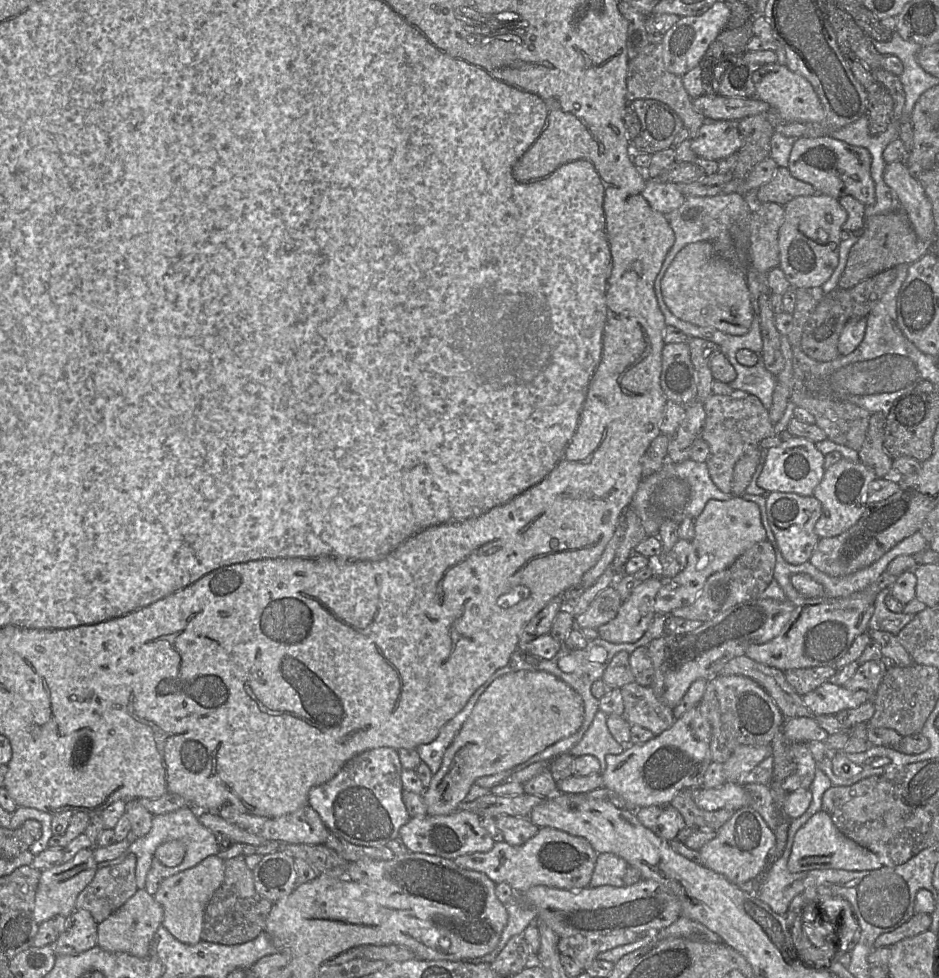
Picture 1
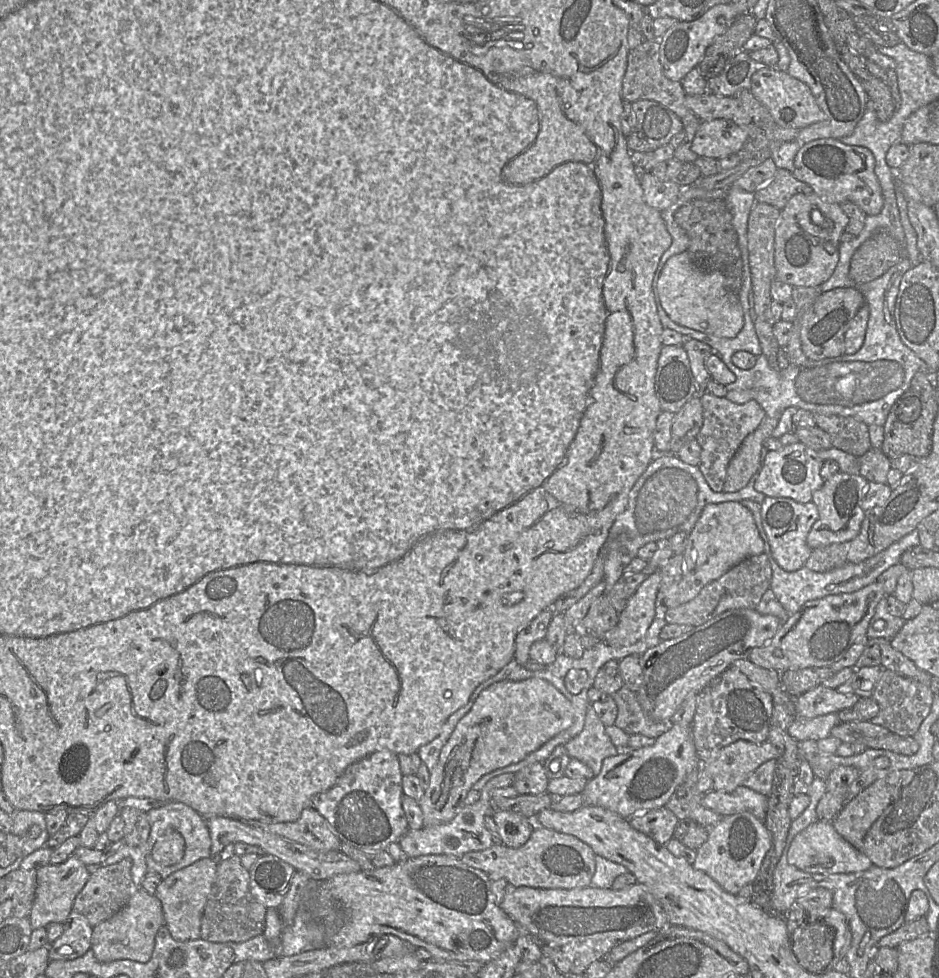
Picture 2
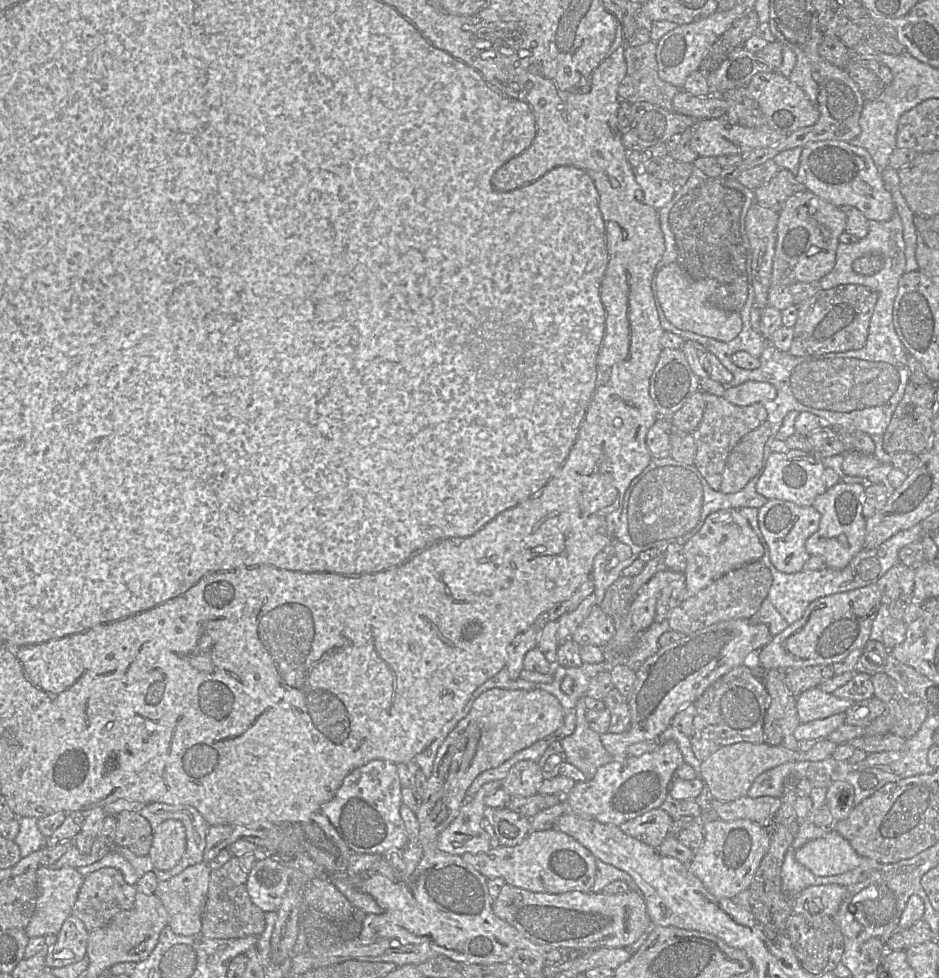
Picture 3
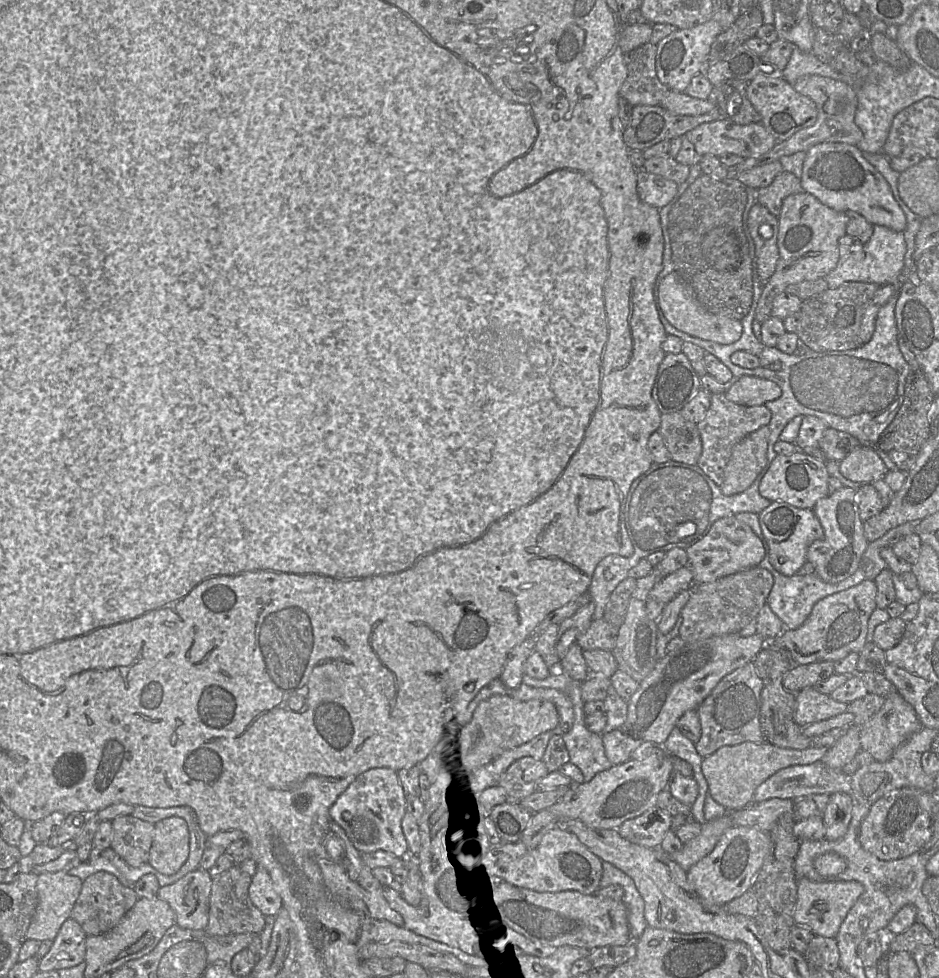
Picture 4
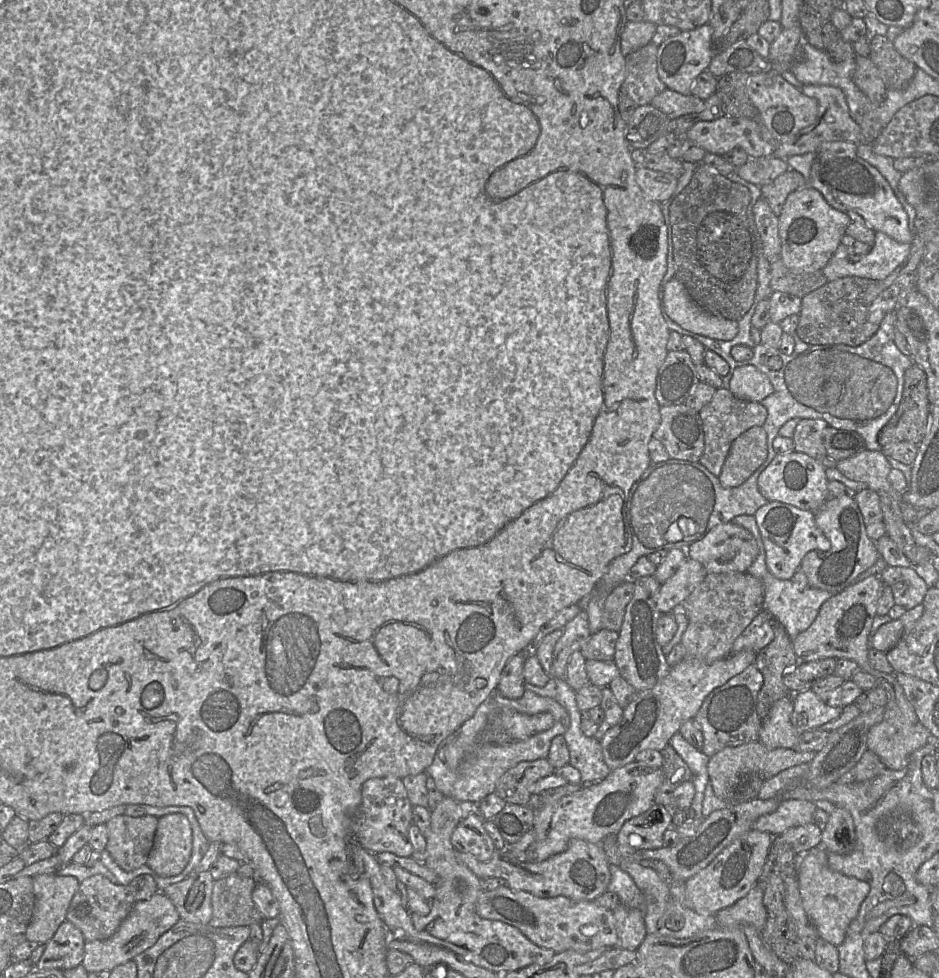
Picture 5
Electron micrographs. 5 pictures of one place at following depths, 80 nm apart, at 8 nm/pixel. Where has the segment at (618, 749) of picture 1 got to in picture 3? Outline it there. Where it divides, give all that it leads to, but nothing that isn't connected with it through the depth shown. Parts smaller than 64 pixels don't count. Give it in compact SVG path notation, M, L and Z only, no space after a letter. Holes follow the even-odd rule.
M581 698L576 704L576 726L574 732L563 738L560 742L566 754L566 762L577 767L586 777L586 780L592 779L598 768L612 762L614 758L604 748L599 733L592 730L586 721L587 708L584 699Z

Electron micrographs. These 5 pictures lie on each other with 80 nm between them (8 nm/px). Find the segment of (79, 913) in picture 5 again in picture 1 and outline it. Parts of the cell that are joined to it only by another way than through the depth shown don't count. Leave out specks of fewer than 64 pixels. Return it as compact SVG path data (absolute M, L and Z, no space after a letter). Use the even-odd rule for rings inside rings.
M134 854L120 864L98 867L92 881L78 895L75 909L89 911L98 924L108 918L138 890L135 868Z

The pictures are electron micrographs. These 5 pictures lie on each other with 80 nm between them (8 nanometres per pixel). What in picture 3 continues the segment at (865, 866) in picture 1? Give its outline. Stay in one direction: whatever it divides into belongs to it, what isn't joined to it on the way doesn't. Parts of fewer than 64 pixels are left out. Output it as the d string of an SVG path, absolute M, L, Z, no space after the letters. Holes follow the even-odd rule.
M833 829L819 839L805 843L795 852L796 861L814 875L828 877L857 868L862 857Z

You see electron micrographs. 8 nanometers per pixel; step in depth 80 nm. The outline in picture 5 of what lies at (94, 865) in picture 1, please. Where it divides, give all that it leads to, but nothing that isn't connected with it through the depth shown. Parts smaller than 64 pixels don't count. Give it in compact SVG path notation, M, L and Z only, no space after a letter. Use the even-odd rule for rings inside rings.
M40 874L33 877L35 905L26 939L46 944L66 920L72 897L80 886L74 876Z

